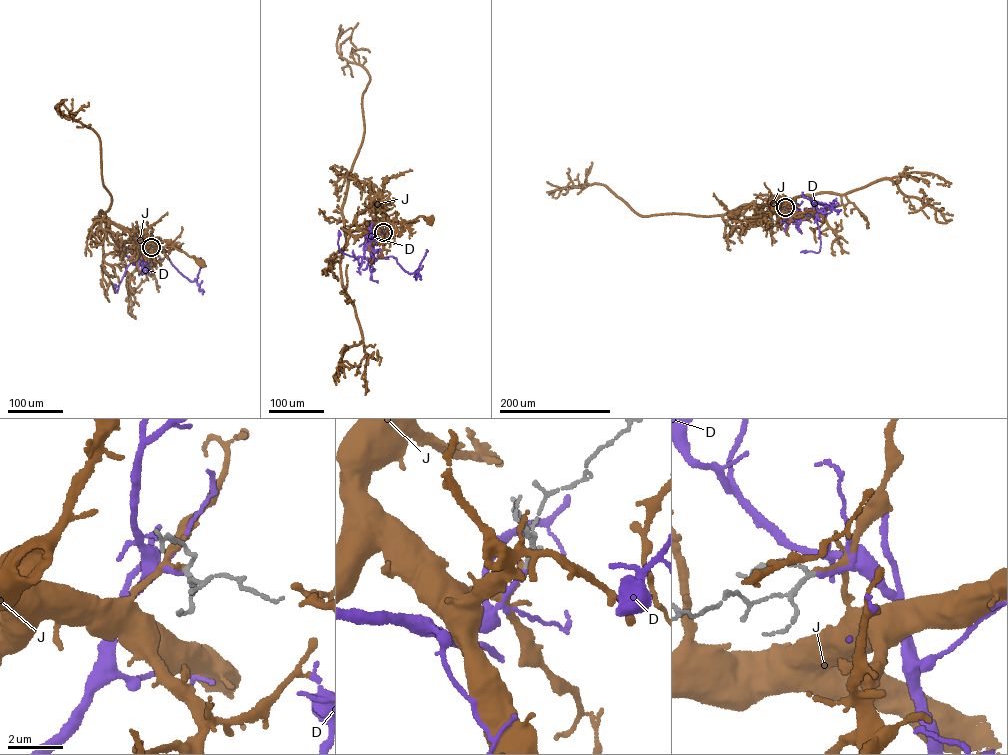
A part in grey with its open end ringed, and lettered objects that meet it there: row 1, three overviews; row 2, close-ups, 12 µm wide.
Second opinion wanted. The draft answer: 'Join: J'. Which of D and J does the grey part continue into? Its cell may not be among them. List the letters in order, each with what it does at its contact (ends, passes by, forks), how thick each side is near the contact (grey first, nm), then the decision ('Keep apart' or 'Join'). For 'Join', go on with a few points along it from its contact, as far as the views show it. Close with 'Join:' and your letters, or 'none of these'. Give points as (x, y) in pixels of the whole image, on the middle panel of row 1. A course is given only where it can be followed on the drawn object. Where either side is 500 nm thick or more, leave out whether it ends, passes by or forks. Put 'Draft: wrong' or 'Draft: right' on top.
Draft: wrong
D: It ends there. Thickness 130 nm (grey) against 200 nm. Join. Its course: (383, 232), (374, 234), (363, 256), (357, 257), (340, 251), (339, 234)
J: It ends there. Thickness 130 nm (grey) against 180 nm. Keep apart
Join: D

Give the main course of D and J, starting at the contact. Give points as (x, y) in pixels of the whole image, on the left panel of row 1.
D: (151, 247), (143, 255), (142, 262), (136, 259), (127, 266), (117, 292), (115, 286)
J: (151, 247), (147, 246), (152, 241), (161, 247), (173, 246), (200, 261)

